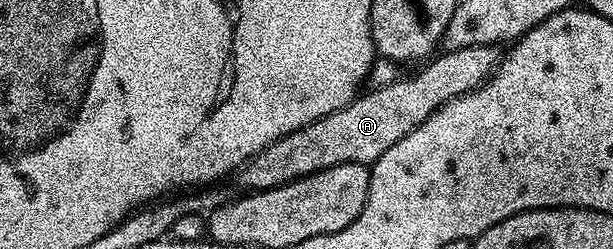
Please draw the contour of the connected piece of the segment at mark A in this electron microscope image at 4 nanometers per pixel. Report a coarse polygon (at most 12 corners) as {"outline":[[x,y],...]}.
{"outline":[[500,49],[440,51],[265,146],[234,187],[264,192],[370,166],[442,104],[480,88]]}

